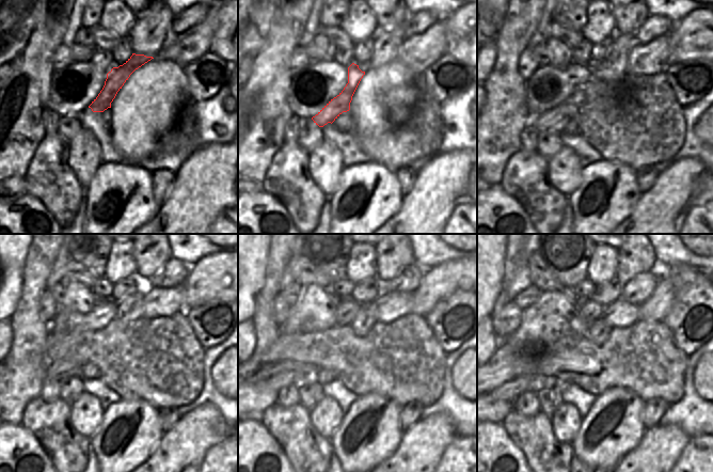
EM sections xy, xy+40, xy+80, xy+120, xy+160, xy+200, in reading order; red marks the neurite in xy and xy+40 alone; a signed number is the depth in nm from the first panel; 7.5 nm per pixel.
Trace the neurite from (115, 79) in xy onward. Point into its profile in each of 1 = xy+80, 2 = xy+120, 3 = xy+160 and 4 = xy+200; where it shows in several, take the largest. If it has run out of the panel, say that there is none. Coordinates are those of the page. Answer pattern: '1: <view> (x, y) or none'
1: xy+80 (554, 121)
2: xy+120 (59, 370)
3: xy+160 (292, 373)
4: xy+200 (523, 383)

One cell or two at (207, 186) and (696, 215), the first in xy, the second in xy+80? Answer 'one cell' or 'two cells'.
two cells

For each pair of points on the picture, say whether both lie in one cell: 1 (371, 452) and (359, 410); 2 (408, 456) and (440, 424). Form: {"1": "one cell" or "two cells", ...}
{"1": "one cell", "2": "one cell"}

